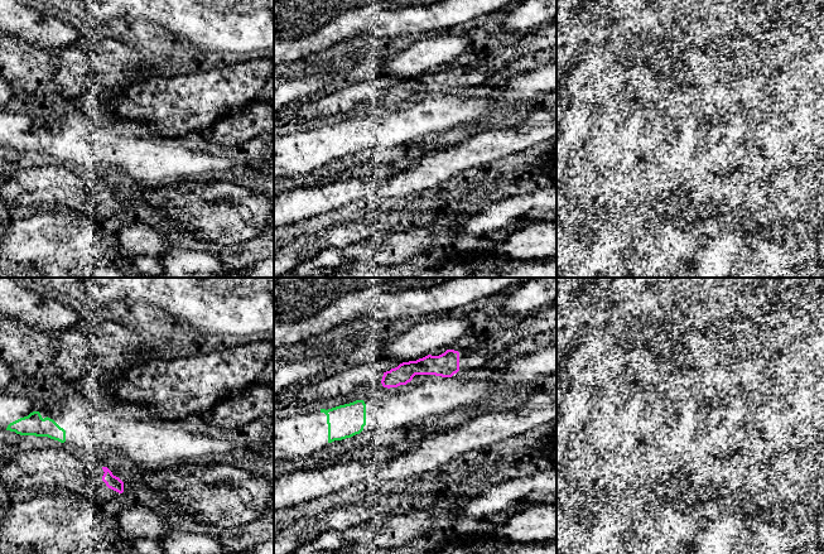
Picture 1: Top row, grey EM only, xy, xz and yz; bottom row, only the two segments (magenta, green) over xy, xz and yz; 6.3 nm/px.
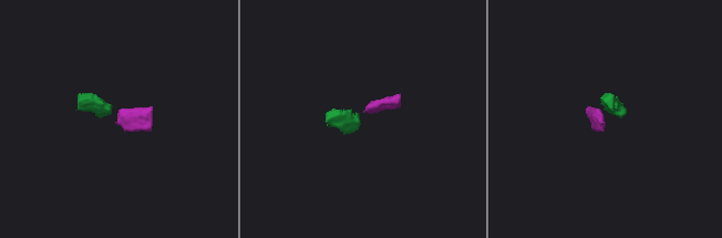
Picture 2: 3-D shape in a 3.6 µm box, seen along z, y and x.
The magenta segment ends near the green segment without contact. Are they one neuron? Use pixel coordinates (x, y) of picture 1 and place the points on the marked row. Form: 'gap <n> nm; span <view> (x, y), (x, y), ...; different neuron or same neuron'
gap 160 nm; span xz (382, 385), (364, 401); different neuron

